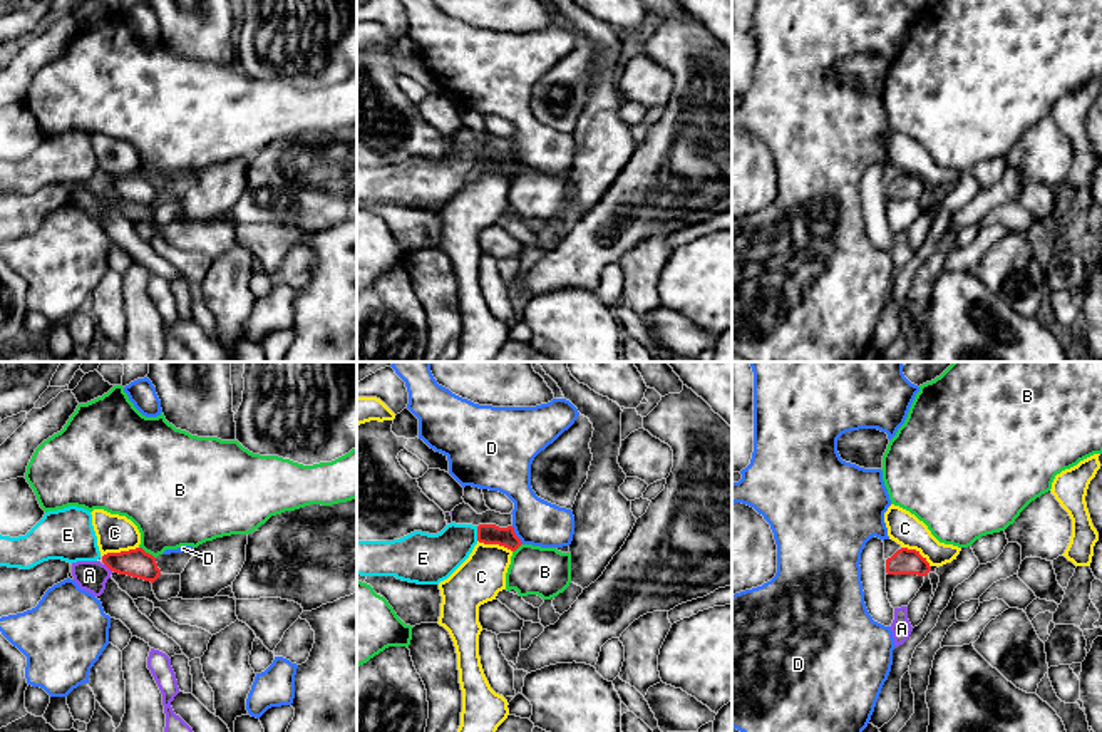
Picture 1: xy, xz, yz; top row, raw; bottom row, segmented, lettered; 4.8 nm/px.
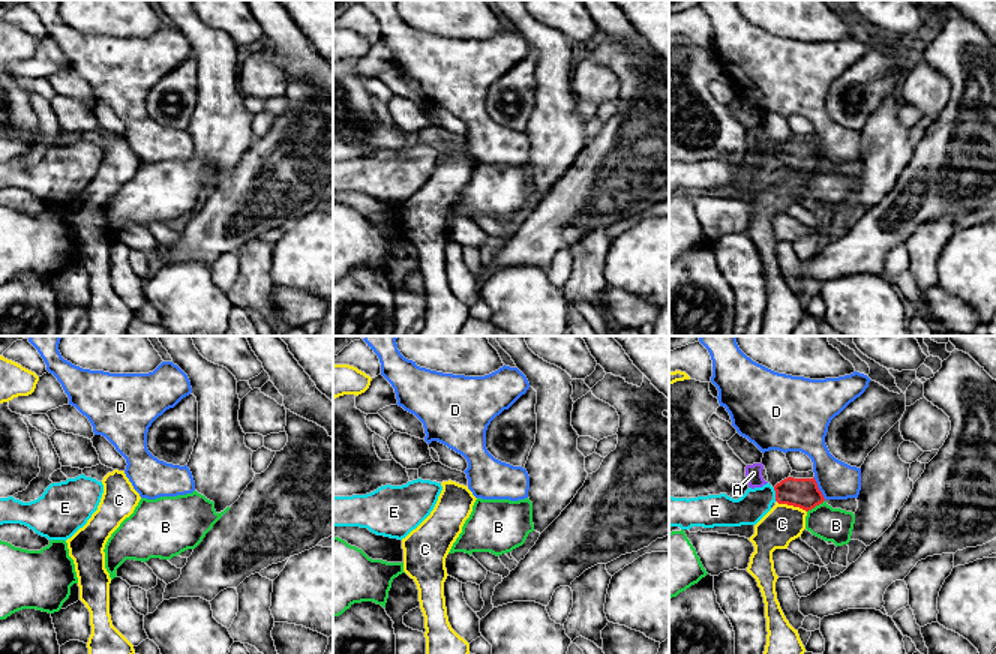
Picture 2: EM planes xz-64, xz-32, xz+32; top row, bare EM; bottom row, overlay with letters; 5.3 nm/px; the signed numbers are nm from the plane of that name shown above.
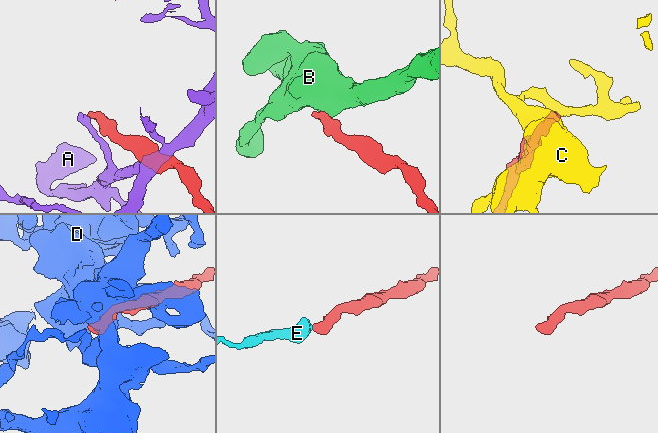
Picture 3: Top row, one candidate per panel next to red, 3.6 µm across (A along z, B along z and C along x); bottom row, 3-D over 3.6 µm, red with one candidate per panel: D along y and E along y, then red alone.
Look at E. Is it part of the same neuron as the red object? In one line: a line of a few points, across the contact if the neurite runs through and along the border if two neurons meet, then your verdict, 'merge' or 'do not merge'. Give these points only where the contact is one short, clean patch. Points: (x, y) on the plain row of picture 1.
xz (486, 158), (478, 158), (461, 163), (432, 183) | merge

